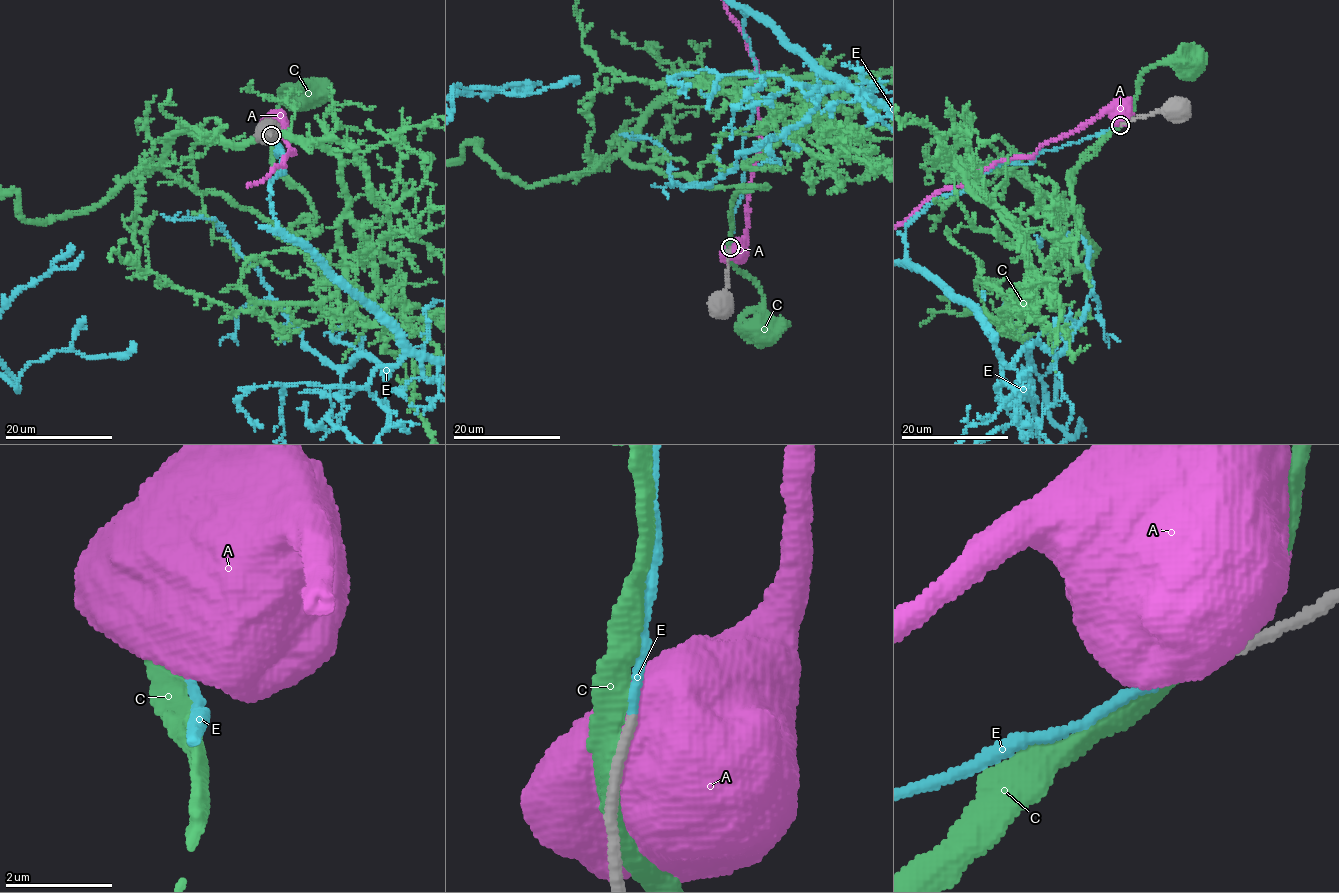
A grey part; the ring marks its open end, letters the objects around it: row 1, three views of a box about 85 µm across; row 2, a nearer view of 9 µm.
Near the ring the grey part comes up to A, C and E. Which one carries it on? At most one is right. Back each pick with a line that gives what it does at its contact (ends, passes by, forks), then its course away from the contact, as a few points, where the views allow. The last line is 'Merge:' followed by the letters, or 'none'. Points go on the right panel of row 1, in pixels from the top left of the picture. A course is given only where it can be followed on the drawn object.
E: It ends there
Merge: E

